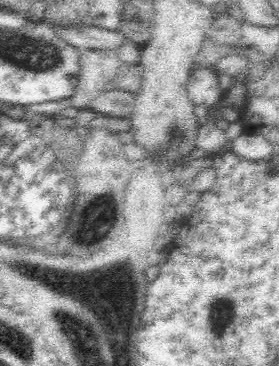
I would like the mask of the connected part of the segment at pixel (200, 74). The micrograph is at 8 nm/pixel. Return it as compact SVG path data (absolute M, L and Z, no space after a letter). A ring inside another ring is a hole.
M198 67L189 76L187 93L196 106L204 105L209 110L225 95L218 87L218 74L211 67Z

